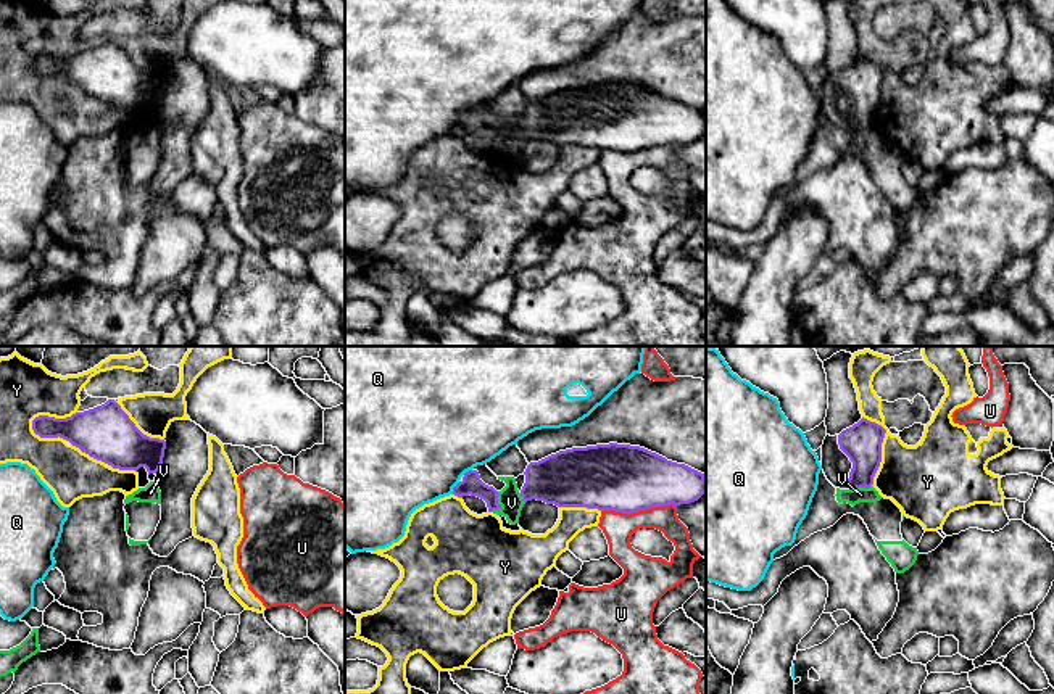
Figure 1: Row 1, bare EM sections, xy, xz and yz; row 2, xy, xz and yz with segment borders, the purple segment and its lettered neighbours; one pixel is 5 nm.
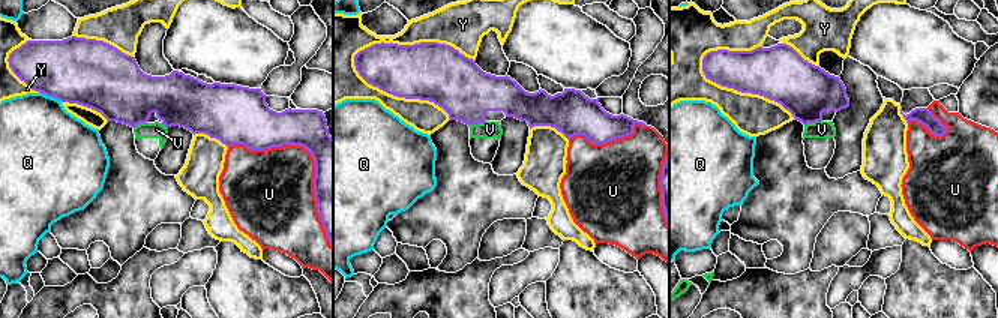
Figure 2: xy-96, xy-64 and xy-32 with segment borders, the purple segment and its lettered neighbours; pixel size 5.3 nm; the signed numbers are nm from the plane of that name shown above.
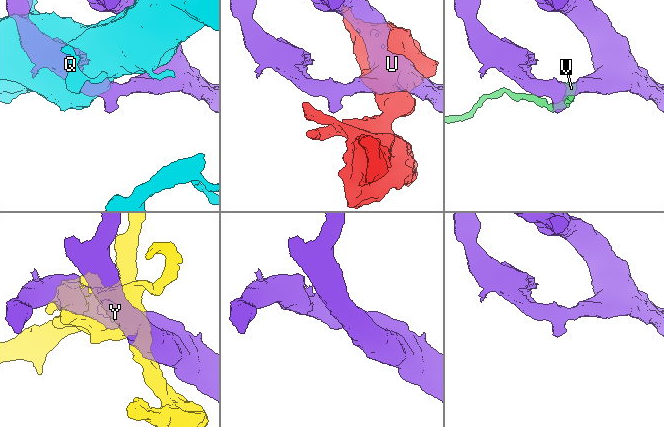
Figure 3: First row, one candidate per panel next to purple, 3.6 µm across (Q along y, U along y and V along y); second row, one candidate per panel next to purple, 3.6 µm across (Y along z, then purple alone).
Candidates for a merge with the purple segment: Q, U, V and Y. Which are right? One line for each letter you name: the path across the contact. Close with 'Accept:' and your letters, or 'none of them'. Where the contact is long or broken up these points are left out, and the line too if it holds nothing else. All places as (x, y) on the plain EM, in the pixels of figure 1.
Accept: none of them

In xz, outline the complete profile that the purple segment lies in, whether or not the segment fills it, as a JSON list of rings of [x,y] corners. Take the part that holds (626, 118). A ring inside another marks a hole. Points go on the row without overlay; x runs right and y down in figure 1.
[[[617,82],[572,87],[530,101],[516,122],[525,142],[537,138],[558,147],[587,147],[622,153],[669,143],[690,143],[706,132],[704,113],[667,100],[645,87]]]

